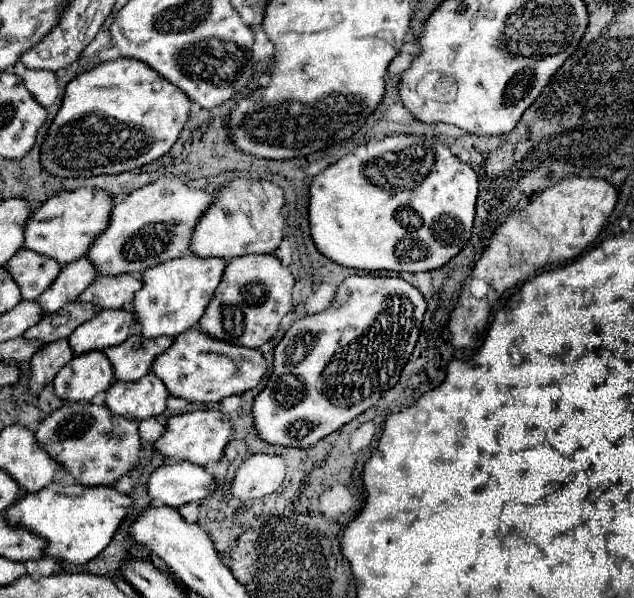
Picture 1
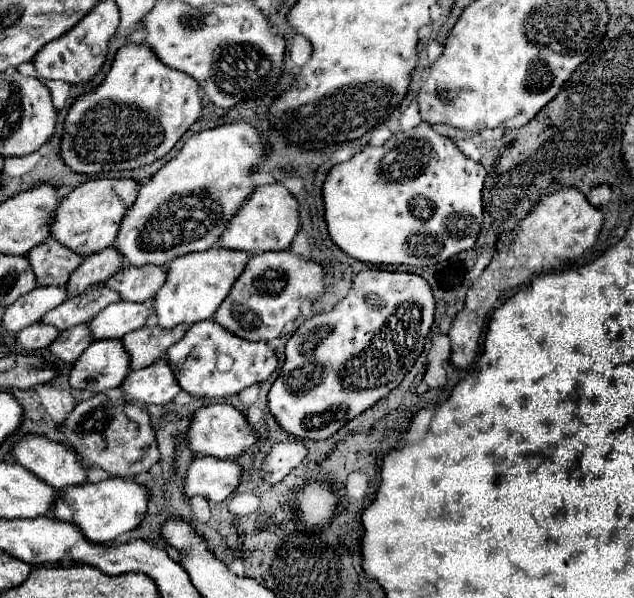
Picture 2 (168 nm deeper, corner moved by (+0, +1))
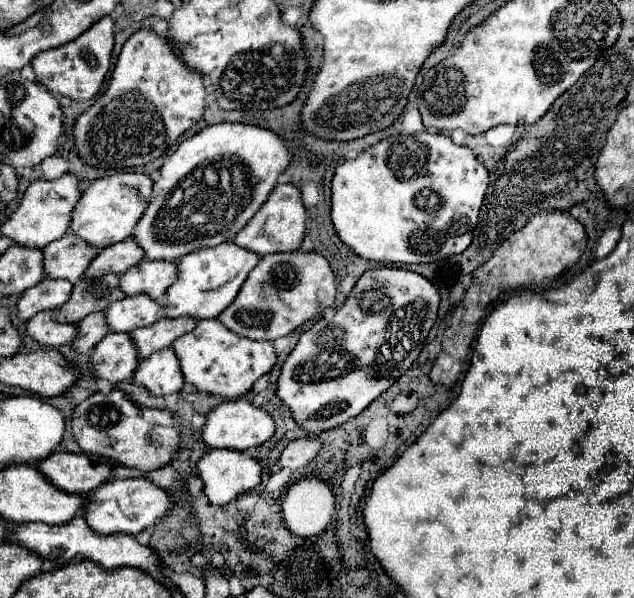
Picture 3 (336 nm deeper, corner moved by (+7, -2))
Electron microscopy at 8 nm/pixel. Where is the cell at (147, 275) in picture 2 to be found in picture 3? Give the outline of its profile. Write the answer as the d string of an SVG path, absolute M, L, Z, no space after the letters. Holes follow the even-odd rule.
M142 260L120 276L122 292L128 296L146 294L154 300L162 300L166 290L178 278L178 264L166 260Z

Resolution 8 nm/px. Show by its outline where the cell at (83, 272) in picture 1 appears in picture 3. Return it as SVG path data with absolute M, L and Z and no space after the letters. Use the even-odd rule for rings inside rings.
M130 236L122 242L116 242L112 246L106 246L100 250L98 258L94 258L94 264L90 264L90 270L86 270L84 276L102 276L108 272L124 274L130 266L138 264L144 258L144 250L138 246L138 242Z

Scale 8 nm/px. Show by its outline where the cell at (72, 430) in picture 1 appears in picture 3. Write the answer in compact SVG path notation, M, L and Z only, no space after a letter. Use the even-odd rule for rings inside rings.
M114 388L110 394L96 392L74 410L72 434L86 454L110 458L114 464L138 468L142 472L166 466L180 446L180 422L174 412L146 408Z

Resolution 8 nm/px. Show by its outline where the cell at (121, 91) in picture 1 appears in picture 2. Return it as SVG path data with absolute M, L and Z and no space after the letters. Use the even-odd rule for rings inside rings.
M123 45L117 51L113 65L101 85L89 93L79 95L69 107L63 125L61 159L71 171L83 175L95 175L103 171L131 171L165 157L199 115L201 97L199 83L195 79L165 67L145 45Z

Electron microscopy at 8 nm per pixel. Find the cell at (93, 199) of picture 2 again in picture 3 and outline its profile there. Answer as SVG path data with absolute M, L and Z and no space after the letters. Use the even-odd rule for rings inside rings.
M120 172L114 176L106 176L100 180L94 180L90 188L82 192L82 198L78 200L78 206L74 208L74 218L70 230L78 234L80 238L86 238L92 246L104 248L116 242L122 242L124 238L130 238L134 232L134 226L142 218L142 214L148 208L148 200L152 194L152 178L138 172Z

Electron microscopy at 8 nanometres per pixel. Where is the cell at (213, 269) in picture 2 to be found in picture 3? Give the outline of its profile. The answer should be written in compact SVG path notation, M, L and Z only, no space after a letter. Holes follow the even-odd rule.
M234 242L218 244L212 248L202 248L186 254L178 260L178 280L168 288L164 300L164 314L168 318L192 316L198 320L218 318L224 308L232 304L242 282L248 278L248 272L260 262L260 256L236 246Z

